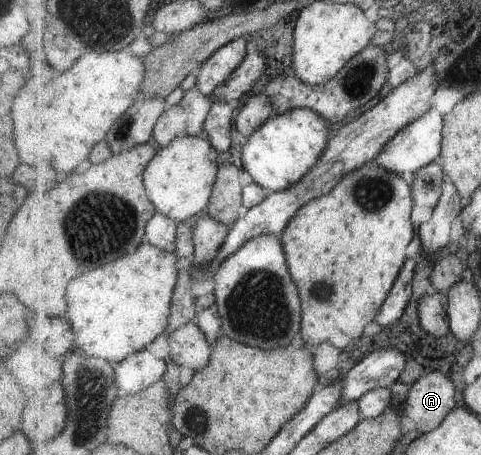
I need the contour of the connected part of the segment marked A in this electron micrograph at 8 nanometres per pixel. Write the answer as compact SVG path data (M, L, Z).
M442 371L420 376L413 383L404 402L404 414L416 424L421 434L437 429L456 408L456 385Z

